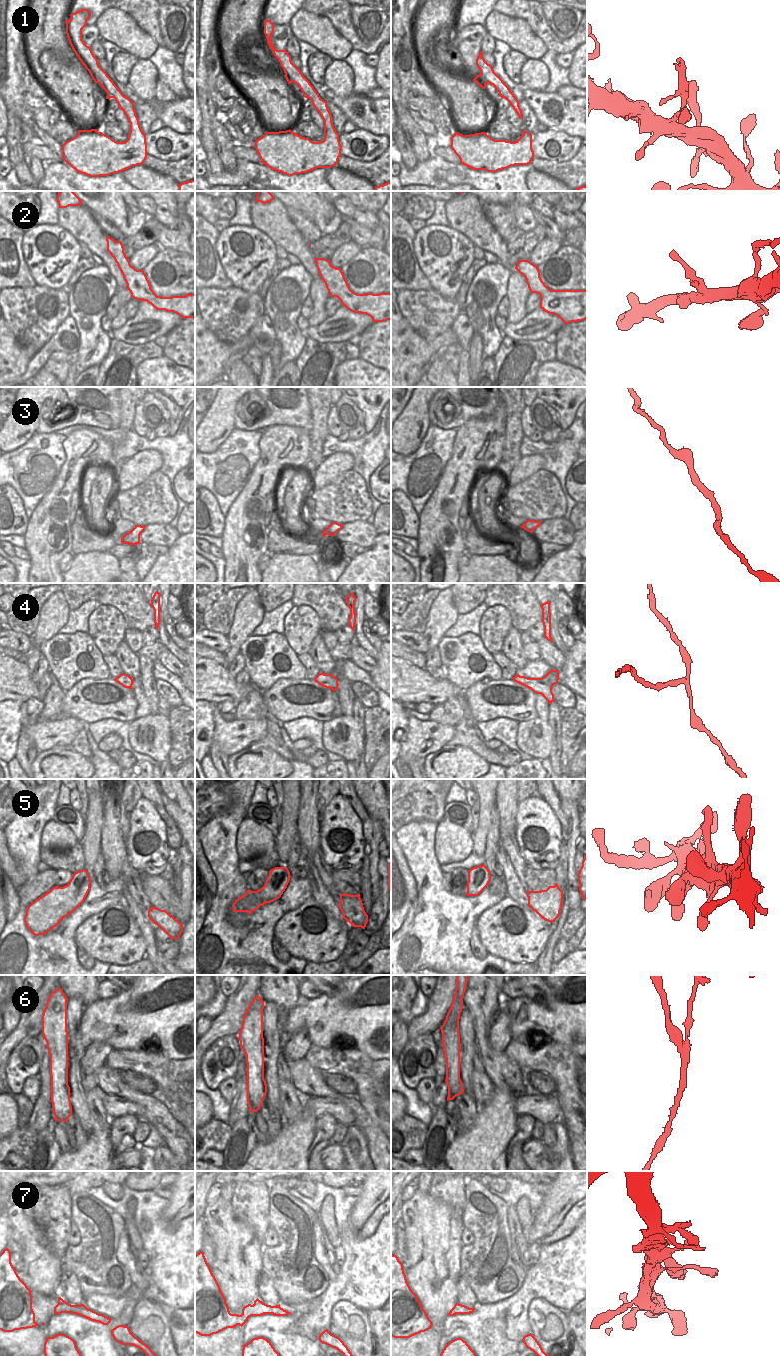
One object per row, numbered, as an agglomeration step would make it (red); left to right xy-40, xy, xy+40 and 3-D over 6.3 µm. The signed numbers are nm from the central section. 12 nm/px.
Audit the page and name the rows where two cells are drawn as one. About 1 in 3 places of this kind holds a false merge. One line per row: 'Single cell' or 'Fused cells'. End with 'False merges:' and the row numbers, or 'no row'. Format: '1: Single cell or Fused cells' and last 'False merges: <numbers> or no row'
1: Fused cells
2: Single cell
3: Single cell
4: Single cell
5: Single cell
6: Fused cells
7: Single cell
False merges: 1, 6

